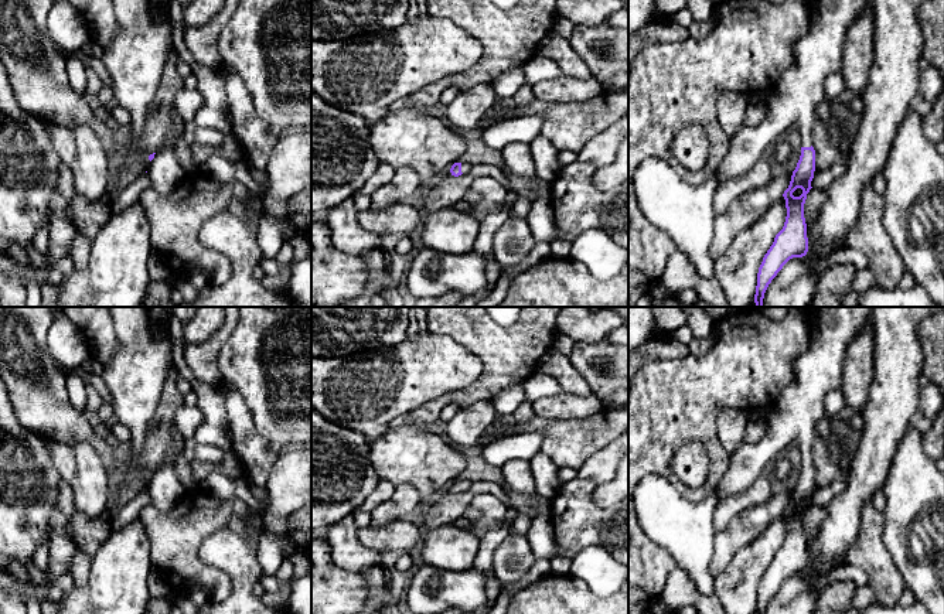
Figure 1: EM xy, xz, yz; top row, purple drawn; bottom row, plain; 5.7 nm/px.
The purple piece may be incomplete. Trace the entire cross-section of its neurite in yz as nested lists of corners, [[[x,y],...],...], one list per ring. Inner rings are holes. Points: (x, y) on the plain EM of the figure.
[[[872,307],[805,308],[810,318],[808,351],[797,358],[794,378],[771,407],[763,439],[756,444],[743,443],[730,454],[726,474],[715,490],[723,502],[747,491],[781,451],[794,444],[801,450],[801,473],[783,511],[785,539],[759,584],[754,614],[764,614],[769,601],[790,576],[808,569],[804,521],[815,488],[812,446],[818,422],[827,416],[827,395],[842,388],[851,342],[872,315]]]

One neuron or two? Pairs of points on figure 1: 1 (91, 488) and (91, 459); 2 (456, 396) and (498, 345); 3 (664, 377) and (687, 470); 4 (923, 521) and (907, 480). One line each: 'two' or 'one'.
1: one
2: one
3: two
4: one

